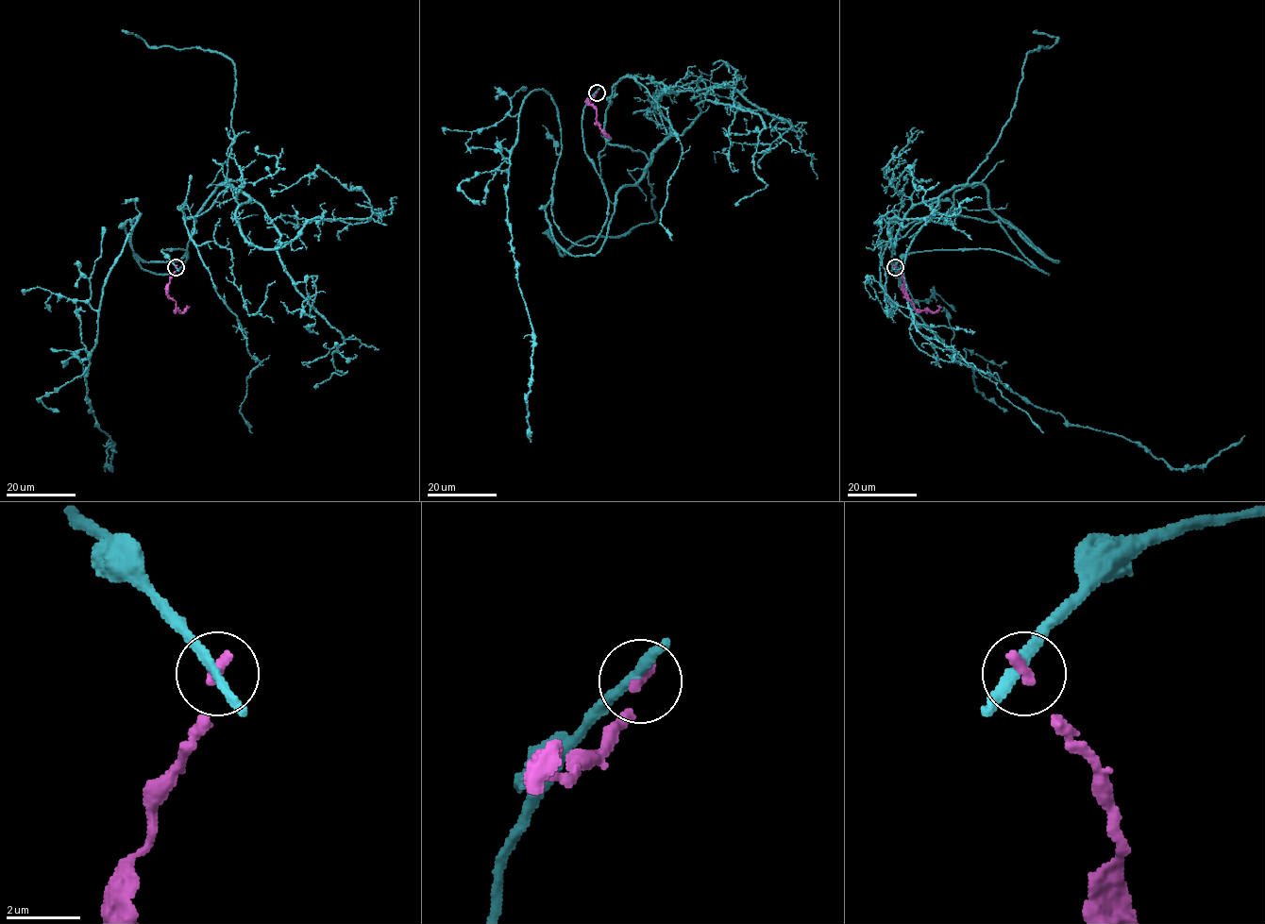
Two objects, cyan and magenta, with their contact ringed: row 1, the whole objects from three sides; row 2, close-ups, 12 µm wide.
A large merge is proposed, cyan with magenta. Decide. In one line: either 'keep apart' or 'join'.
keep apart

